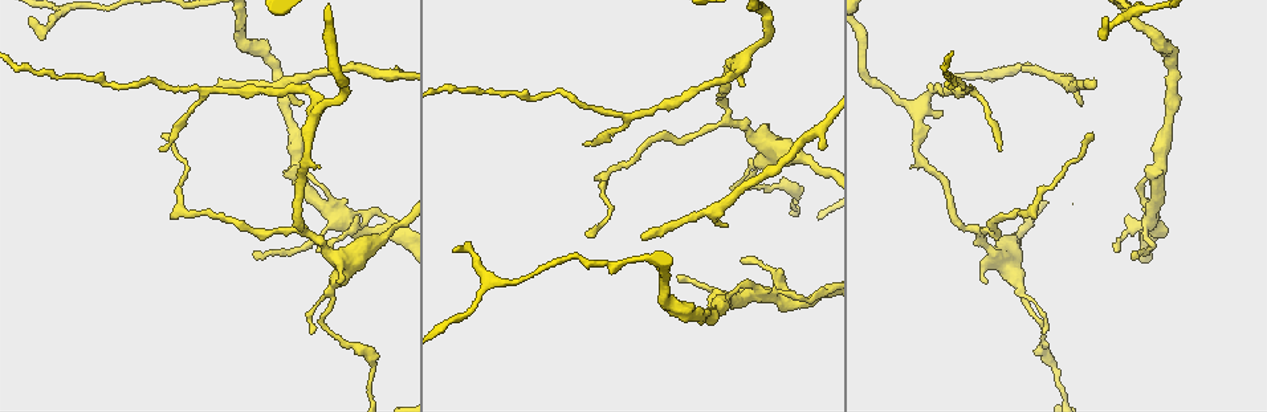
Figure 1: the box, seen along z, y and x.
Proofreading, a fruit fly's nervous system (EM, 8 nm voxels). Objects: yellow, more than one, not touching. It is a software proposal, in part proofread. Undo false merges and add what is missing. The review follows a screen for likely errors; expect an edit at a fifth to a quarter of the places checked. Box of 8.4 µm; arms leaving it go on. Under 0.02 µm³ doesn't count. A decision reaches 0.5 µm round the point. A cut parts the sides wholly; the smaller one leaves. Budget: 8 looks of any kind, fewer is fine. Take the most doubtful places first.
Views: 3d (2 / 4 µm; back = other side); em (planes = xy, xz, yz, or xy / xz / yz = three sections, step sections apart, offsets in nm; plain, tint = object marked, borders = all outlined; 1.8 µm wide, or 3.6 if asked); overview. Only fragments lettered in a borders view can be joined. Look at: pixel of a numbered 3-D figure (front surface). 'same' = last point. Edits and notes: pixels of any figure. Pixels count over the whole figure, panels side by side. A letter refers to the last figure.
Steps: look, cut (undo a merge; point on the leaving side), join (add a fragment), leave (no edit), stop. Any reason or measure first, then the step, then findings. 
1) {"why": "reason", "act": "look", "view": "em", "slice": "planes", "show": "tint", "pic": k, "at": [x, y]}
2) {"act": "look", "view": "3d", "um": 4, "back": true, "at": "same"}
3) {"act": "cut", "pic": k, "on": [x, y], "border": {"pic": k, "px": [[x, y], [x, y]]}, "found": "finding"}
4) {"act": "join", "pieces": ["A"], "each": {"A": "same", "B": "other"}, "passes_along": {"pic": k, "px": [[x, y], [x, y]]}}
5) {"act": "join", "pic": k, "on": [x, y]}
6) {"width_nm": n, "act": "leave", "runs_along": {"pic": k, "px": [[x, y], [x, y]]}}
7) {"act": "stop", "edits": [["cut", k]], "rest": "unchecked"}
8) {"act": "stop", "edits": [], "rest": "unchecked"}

{"why": "thin end", "act": "look", "view": "em", "slice": "planes", "show": "borders", "pic": 1, "at": [219, 85]}

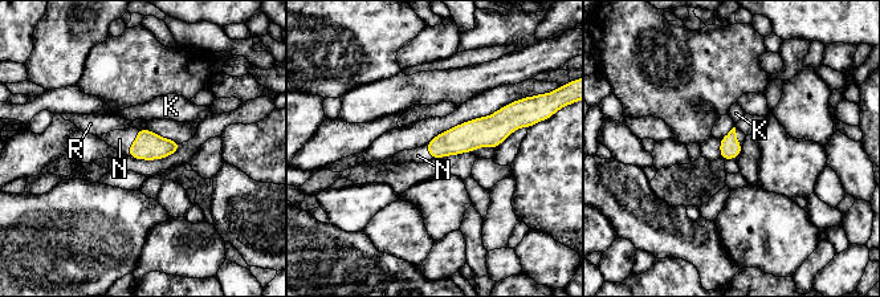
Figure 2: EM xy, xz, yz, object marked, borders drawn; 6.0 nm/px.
{"act": "join", "pieces": ["N"], "each": {"K": "other", "N": "same", "R": "other"}, "passes_along": {"pic": 2, "px": [[149, 146], [133, 142], [119, 139]]}, "found": "it goes on there"}

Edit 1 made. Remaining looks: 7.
{"act": "look", "view": "overview"}

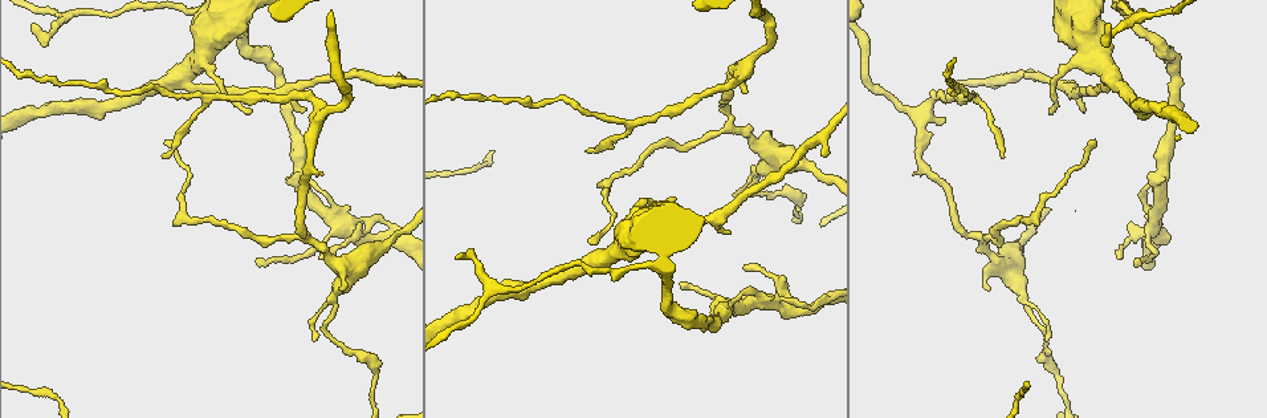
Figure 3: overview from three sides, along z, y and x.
{"why": "sharp bend", "act": "look", "view": "3d", "um": 2, "pic": 3, "at": [355, 232]}

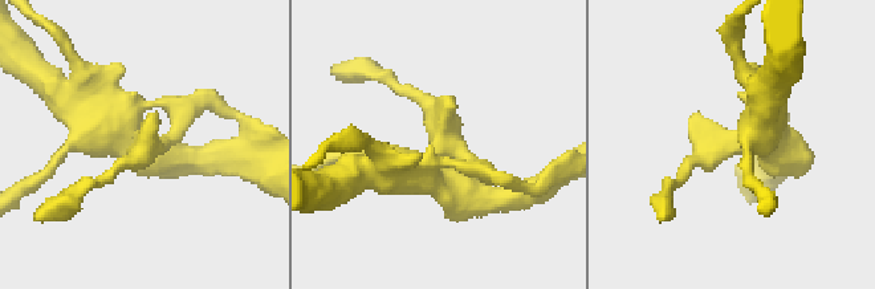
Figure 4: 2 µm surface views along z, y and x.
{"act": "look", "view": "em", "slice": "planes", "show": "tint", "pic": 4, "at": [429, 173]}

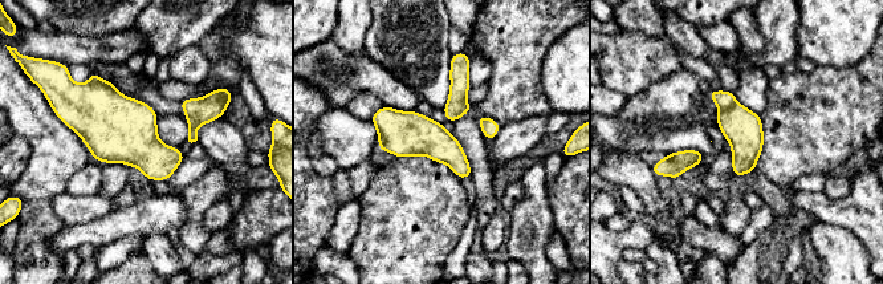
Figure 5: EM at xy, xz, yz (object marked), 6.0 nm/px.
{"why": "what lies round it", "act": "look", "view": "em", "slice": "planes", "show": "borders", "at": "same"}

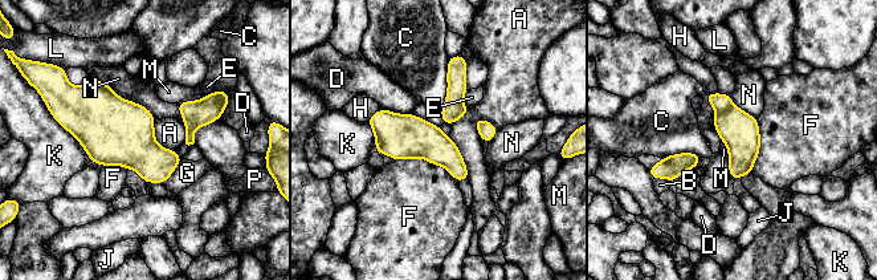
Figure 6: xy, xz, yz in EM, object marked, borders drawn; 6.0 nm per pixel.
{"act": "cut", "pic": 6, "on": [90, 80], "each": {"A": "other", "B": "other", "C": "other", "D": "other", "E": "other", "F": "other", "G": "other", "H": "other", "J": "other", "K": "other", "L": "other", "M": "other", "N": "other", "P": "other"}, "border": {"pic": 6, "px": [[85, 84], [103, 86], [117, 96]]}, "found": "two neurons meet here"}

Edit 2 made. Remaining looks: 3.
{"why": "redraw", "act": "look", "view": "overview"}

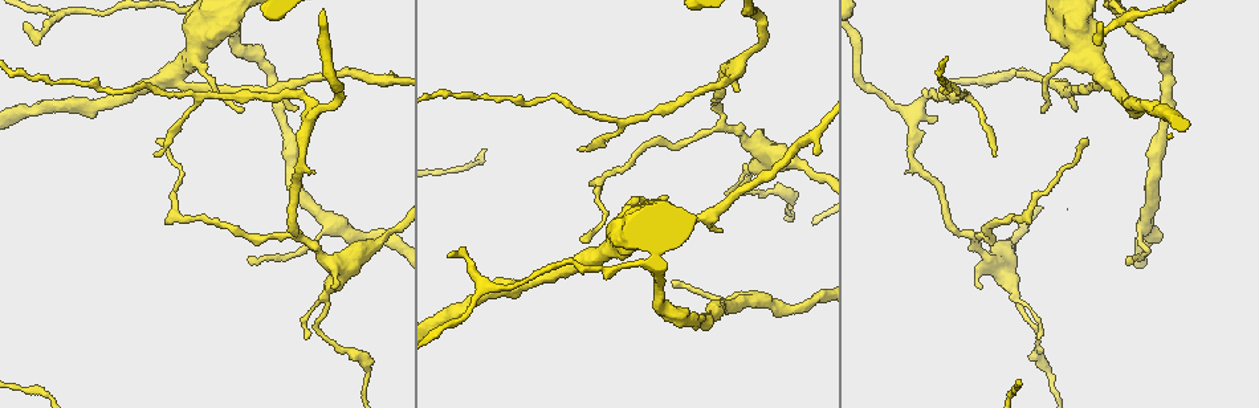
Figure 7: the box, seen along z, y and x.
{"act": "look", "view": "3d", "um": 4, "pic": 7, "at": [449, 253]}

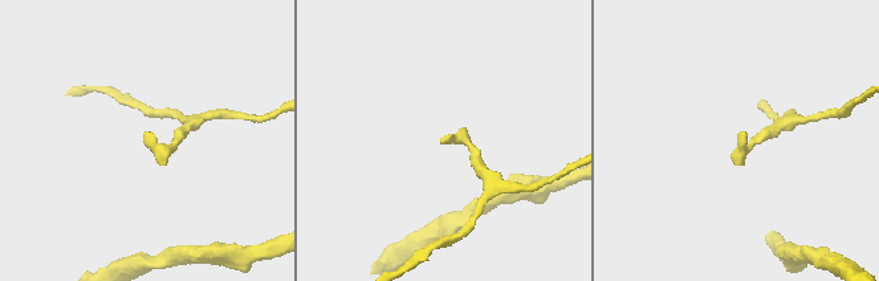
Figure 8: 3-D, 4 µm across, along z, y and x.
{"act": "look", "view": "em", "slice": "yz", "step": 16, "show": "borders", "pic": 8, "at": [447, 138]}

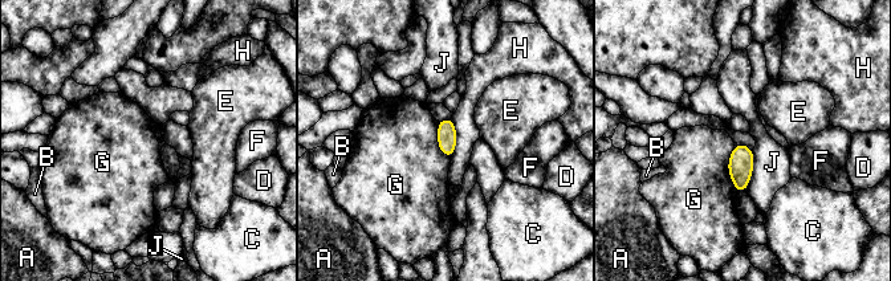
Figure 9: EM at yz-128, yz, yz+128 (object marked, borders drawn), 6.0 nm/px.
{"width_nm": 110, "act": "leave", "each": {"A": "other", "B": "other", "C": "other", "D": "other", "E": "other", "F": "other", "G": "other", "H": "other", "J": "other"}, "border": {"pic": 9, "px": [[735, 143], [728, 175], [736, 192]]}, "found": "none of them fits"}

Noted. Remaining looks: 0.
{"act": "stop", "edits": [["join", 2], ["cut", 6]], "rest": "unchecked"}

